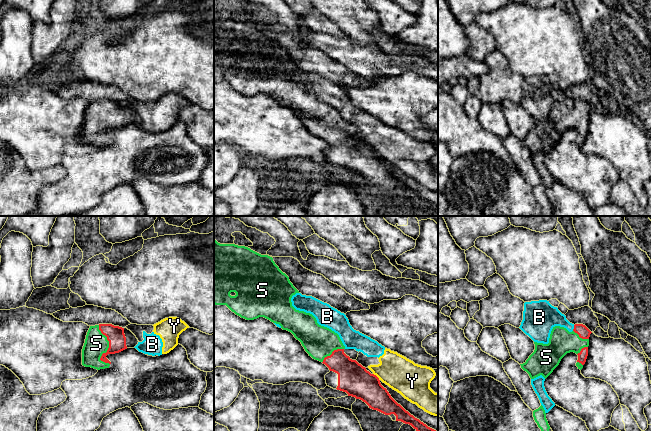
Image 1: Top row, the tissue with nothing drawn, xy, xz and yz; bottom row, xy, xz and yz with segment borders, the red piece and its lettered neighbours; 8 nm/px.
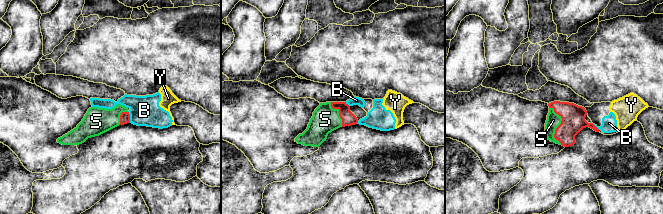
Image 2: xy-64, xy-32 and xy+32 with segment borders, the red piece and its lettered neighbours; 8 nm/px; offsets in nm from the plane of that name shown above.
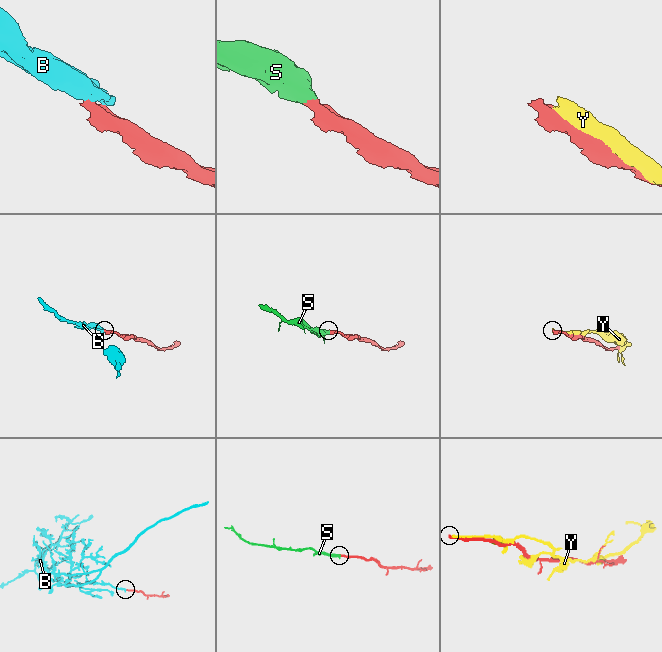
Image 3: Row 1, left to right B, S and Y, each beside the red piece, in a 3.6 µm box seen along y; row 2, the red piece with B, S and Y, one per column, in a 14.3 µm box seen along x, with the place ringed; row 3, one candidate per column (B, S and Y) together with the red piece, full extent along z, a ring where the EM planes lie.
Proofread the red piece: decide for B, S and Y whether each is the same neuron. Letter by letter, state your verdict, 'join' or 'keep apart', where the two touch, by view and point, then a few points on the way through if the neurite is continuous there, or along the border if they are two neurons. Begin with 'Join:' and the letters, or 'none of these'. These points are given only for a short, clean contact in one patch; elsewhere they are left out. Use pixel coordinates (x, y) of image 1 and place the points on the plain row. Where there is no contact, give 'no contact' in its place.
Join: S
B: keep apart; contact yz (574, 104)
S: join; contact xy (109, 123); way xy (115, 111), (109, 117), (109, 123), (105, 119), (96, 119)
Y: keep apart; contact xz (377, 153)

